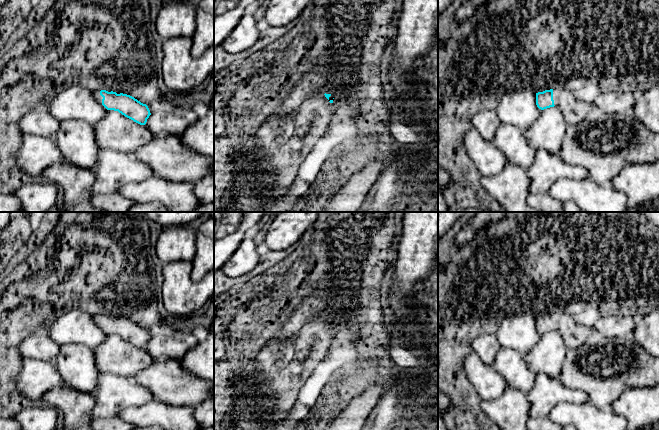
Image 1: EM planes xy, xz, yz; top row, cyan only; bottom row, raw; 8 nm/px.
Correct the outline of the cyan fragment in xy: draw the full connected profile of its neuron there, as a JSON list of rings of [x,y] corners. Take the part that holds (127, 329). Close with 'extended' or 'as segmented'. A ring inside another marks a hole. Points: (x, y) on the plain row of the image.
[[[92,314],[92,317],[95,323],[107,334],[118,335],[140,349],[145,349],[151,339],[146,328],[141,327],[130,319],[117,318],[116,316],[108,316],[106,314]]]; extended

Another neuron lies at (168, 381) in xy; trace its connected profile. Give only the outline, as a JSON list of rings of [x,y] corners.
[[[155,359],[151,365],[139,371],[133,378],[149,390],[154,399],[175,407],[183,405],[195,407],[211,397],[212,383],[192,375],[183,367],[181,359]]]

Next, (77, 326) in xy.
[[[77,308],[58,317],[48,326],[45,333],[60,346],[75,343],[93,350],[107,336],[107,333],[95,323],[91,313]]]

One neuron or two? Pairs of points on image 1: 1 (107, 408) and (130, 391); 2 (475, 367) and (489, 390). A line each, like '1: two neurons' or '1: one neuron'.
1: one neuron
2: one neuron

